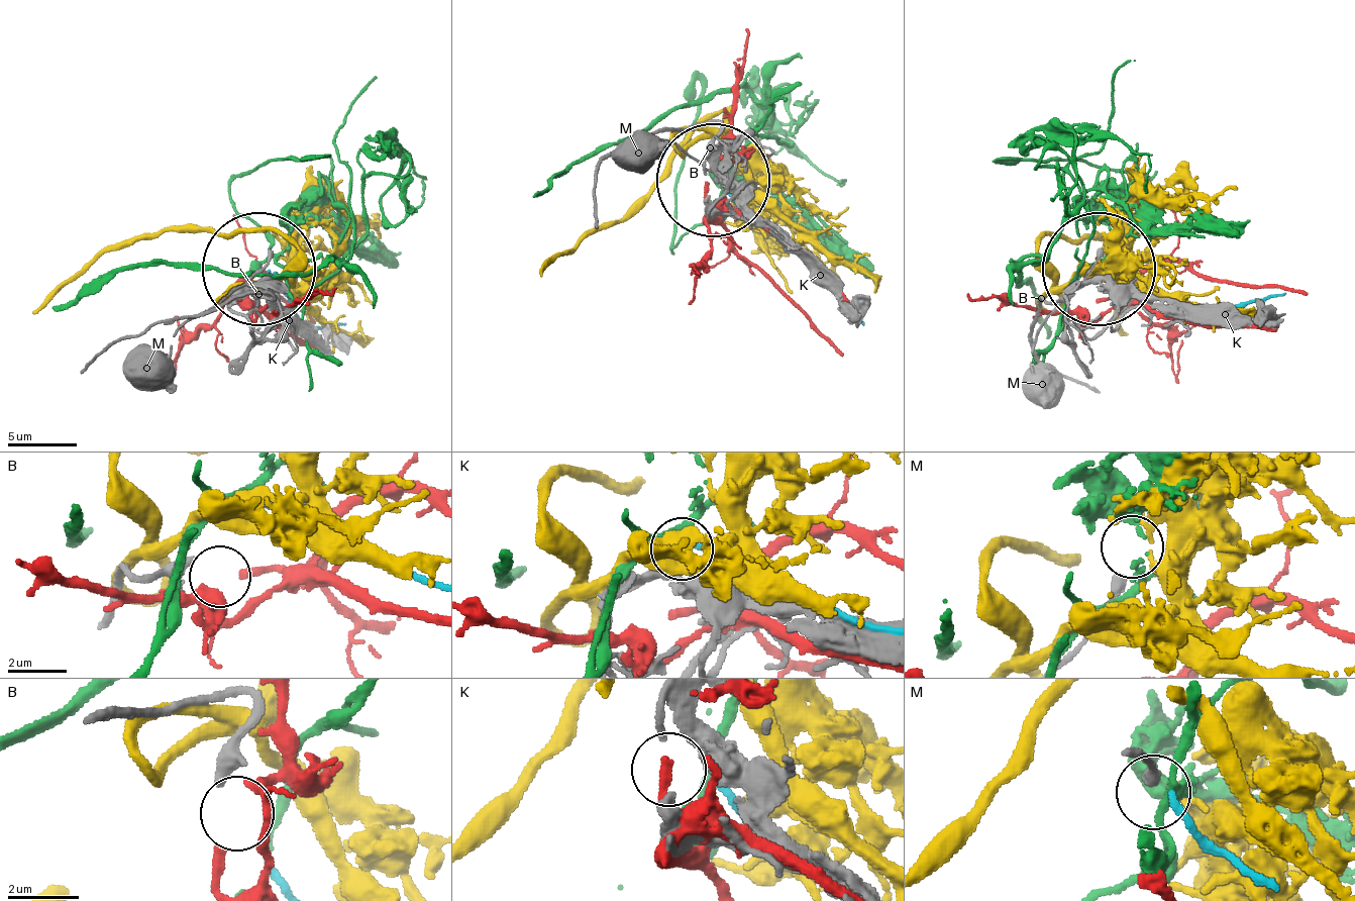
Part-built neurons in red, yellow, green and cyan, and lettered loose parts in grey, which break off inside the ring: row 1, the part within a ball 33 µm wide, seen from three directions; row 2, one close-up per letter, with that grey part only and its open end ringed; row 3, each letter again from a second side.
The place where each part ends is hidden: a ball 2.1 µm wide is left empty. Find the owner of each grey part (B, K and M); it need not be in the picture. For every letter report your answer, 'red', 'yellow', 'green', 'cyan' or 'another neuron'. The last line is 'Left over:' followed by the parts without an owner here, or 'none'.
B: red
K: green
M: another neuron
Left over: M

